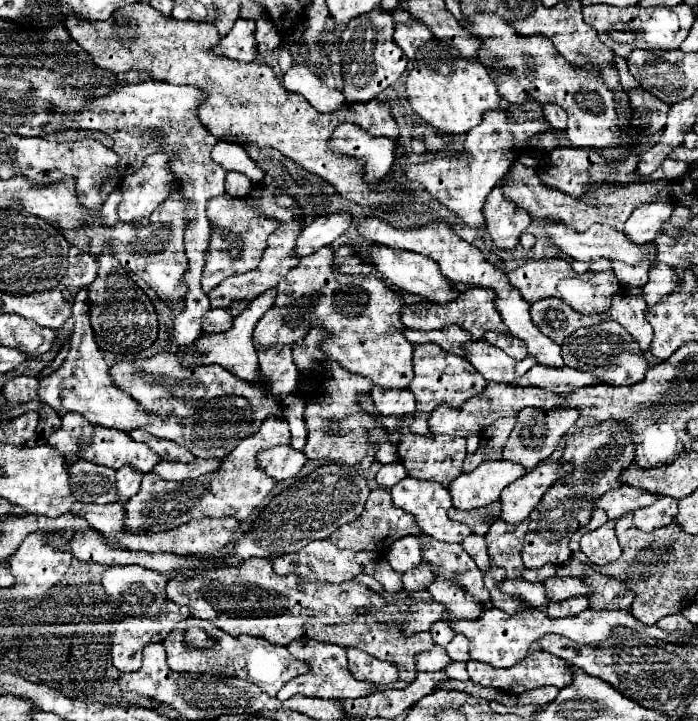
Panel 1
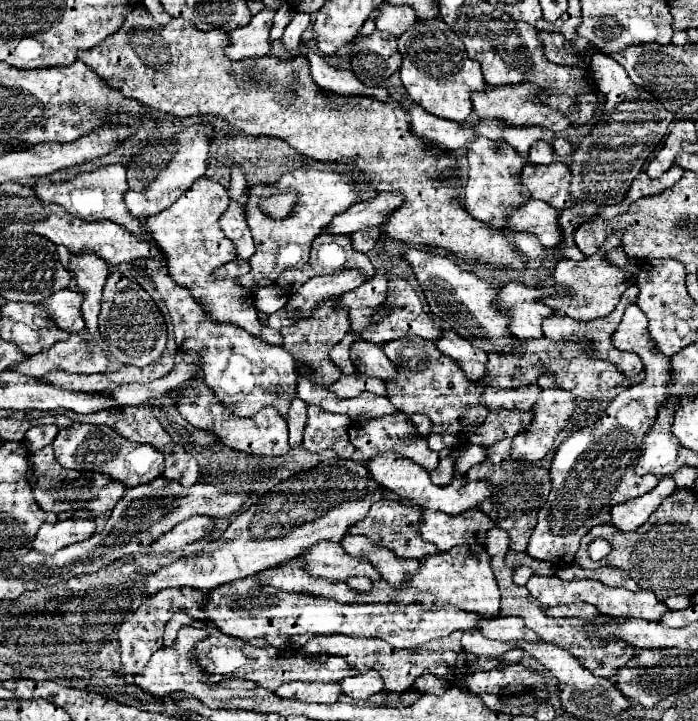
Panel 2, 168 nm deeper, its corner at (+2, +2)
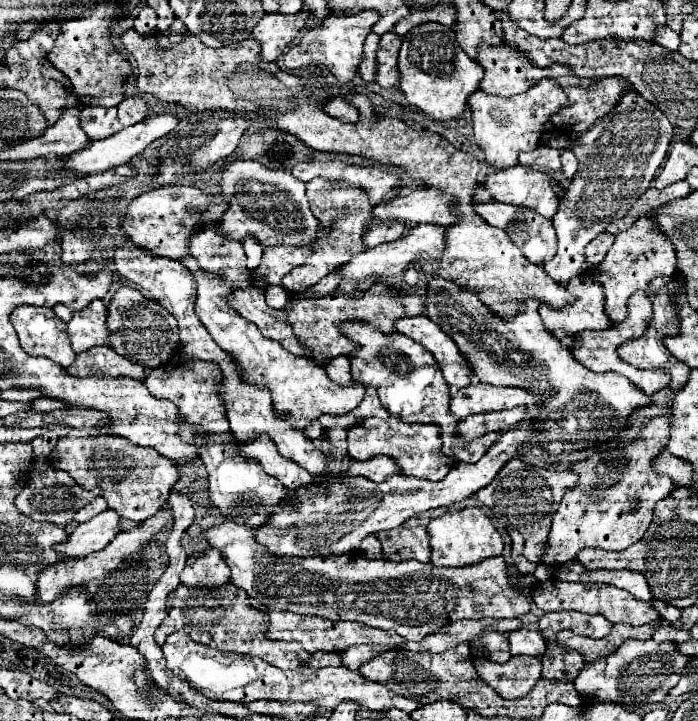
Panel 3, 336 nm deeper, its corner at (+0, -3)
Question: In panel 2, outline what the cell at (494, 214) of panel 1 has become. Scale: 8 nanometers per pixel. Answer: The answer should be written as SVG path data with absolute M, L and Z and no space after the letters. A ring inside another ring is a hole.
M477 137L473 143L469 143L467 161L469 161L469 181L465 187L467 211L475 219L495 229L505 229L507 213L511 213L511 209L519 209L523 201L531 199L531 193L527 193L527 189L523 189L523 183L519 181L519 169L523 169L525 161L517 155L517 151L511 145L503 143L497 147L493 141L485 137Z

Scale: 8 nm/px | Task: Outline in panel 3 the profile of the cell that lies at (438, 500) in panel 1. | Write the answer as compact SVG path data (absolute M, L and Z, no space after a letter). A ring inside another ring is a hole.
M469 506L457 512L445 512L439 518L433 518L427 526L427 532L433 566L455 566L455 568L471 566L485 558L499 556L505 546L497 528L491 524L487 514L477 506Z

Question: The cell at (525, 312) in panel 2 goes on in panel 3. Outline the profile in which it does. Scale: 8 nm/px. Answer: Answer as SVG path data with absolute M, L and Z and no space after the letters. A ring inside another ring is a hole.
M577 276L571 278L567 288L577 296L571 306L565 306L563 310L551 310L549 306L539 308L541 320L557 338L579 334L583 330L613 328L611 318L605 314L605 294L601 290L601 282L593 276Z

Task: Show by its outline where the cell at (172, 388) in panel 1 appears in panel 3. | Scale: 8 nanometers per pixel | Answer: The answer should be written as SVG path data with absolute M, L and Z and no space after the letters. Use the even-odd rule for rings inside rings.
M257 438L257 440L245 442L245 444L237 442L235 446L241 450L243 456L257 460L269 476L277 478L289 490L297 490L297 488L313 482L313 476L309 472L305 472L301 466L297 466L295 462L283 458L277 452L277 446L269 438Z

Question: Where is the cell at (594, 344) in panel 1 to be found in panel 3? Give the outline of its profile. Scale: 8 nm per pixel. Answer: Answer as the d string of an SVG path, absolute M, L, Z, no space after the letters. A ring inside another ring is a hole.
M473 384L453 392L449 412L459 420L465 420L469 414L485 414L495 410L509 410L513 406L541 404L547 398L549 396L529 394L521 388L495 388L489 384Z

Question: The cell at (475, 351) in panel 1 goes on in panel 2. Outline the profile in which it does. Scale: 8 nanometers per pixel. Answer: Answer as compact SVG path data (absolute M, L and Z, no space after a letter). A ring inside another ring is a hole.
M445 331L435 345L441 353L455 359L471 381L479 381L479 377L487 377L487 353L471 345L467 339L459 337L455 331Z

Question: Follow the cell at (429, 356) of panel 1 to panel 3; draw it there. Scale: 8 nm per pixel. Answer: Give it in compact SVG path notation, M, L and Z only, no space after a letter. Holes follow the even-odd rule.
M345 320L339 326L339 330L345 338L357 344L357 350L347 354L351 360L353 380L375 386L381 404L389 410L391 416L397 416L403 422L441 426L443 454L449 456L453 462L477 462L489 450L489 446L493 446L499 440L497 432L489 432L487 436L475 438L471 442L461 442L459 438L455 438L457 418L449 414L449 386L445 384L443 374L437 368L437 362L433 362L433 356L413 338L399 332L385 334L363 320Z

